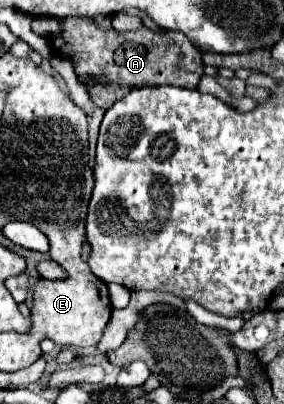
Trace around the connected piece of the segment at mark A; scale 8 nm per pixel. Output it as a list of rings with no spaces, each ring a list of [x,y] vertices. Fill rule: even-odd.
[[[62,18],[58,20],[62,30],[60,34],[50,38],[50,46],[54,56],[66,58],[72,62],[74,72],[78,78],[88,78],[94,82],[92,88],[88,88],[88,96],[90,102],[100,106],[100,108],[108,108],[112,106],[116,100],[127,96],[130,90],[134,88],[144,88],[144,86],[162,86],[162,84],[172,84],[172,86],[182,86],[182,88],[196,88],[200,78],[204,76],[204,62],[202,62],[202,52],[192,46],[192,42],[176,30],[150,30],[146,26],[134,30],[134,32],[118,32],[114,28],[110,30],[102,30],[94,18]]]

